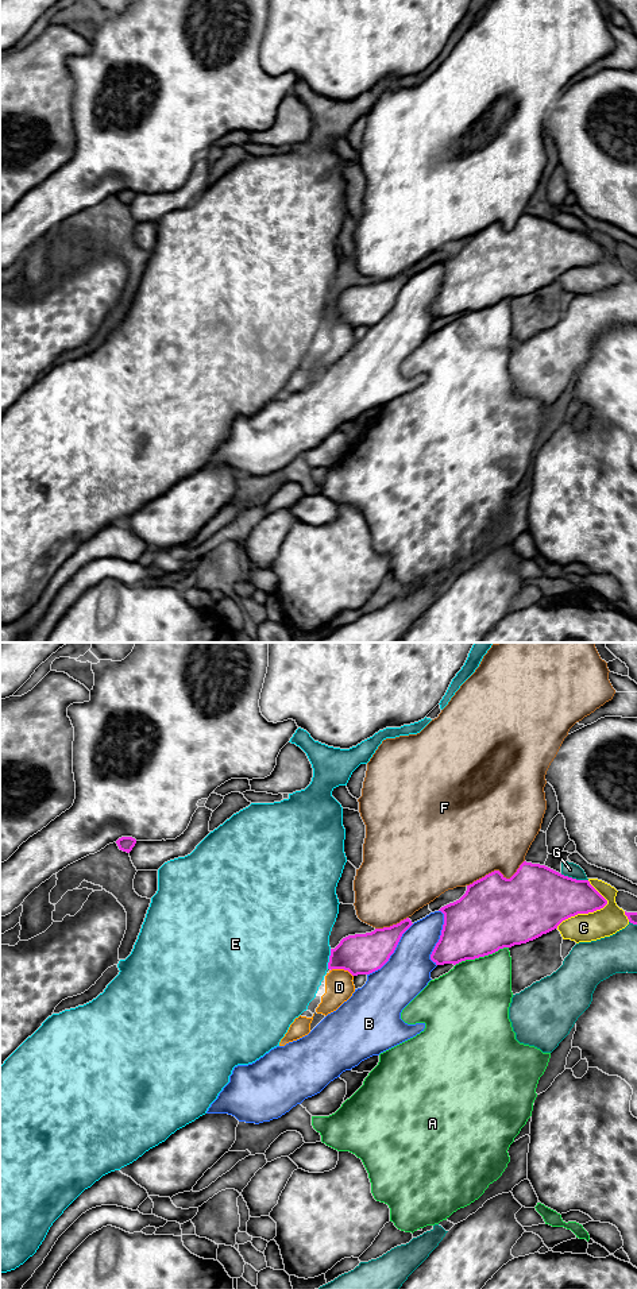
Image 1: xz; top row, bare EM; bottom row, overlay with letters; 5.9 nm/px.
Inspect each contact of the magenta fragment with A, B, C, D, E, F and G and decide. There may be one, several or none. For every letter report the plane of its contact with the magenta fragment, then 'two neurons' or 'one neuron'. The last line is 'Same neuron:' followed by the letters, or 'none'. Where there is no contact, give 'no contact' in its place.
A: xz | two neurons
B: xz | two neurons
C: xz | two neurons
D: xz | two neurons
E: xz | two neurons
F: xz | two neurons
G: xz | two neurons
Same neuron: none

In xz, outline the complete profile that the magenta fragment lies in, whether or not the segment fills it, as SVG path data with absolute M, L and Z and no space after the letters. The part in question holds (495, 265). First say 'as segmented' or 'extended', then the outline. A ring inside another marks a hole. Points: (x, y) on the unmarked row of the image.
as segmented; M524 213L510 231L494 223L467 238L459 252L439 262L444 266L444 277L431 312L436 317L456 317L484 309L499 301L533 293L557 281L563 273L594 265L606 256L607 252L588 232L576 232L545 217Z

